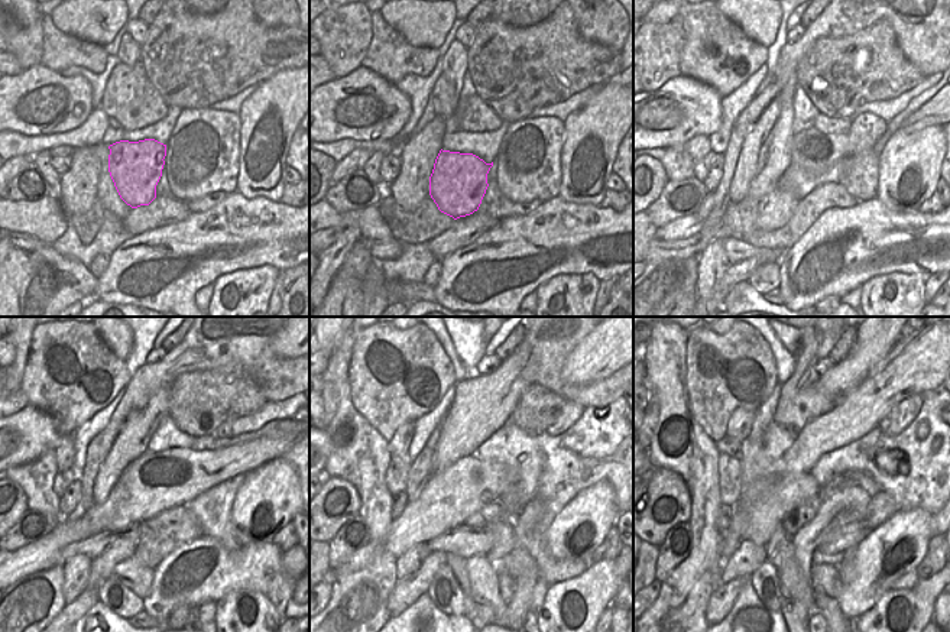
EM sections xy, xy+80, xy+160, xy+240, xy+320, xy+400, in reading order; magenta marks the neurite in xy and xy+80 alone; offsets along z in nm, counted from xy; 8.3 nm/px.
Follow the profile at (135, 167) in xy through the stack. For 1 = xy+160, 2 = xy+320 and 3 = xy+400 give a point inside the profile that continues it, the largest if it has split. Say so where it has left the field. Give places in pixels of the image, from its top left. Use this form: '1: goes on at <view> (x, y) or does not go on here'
1: goes on at xy+160 (777, 207)
2: goes on at xy+320 (405, 592)
3: goes on at xy+400 (722, 599)

